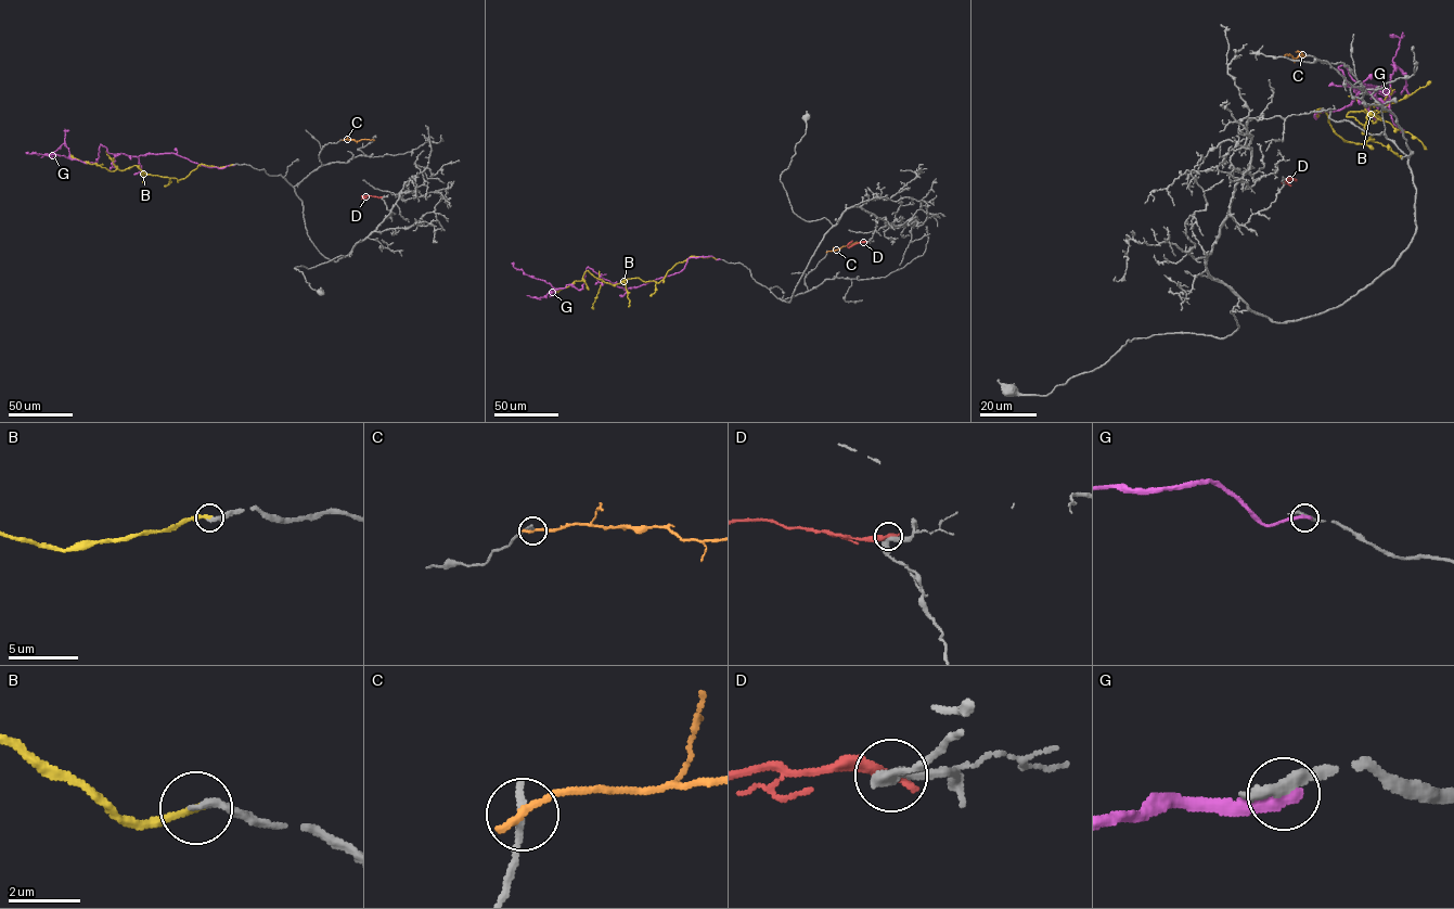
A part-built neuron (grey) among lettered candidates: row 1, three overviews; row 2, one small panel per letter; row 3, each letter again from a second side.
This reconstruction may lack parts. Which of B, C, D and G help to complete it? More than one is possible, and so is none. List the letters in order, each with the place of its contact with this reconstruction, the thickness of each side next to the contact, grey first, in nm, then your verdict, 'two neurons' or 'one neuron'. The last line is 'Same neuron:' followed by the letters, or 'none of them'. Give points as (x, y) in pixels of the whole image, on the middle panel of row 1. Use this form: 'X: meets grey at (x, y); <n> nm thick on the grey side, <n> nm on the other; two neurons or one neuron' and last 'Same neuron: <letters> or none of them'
B: meets grey at (719, 258); 280 nm thick on the grey side, 240 nm on the other; one neuron
C: meets grey at (827, 252); 260 nm thick on the grey side, 280 nm on the other; two neurons
D: meets grey at (867, 242); 320 nm thick on the grey side, 320 nm on the other; two neurons
G: meets grey at (720, 259); 380 nm thick on the grey side, 360 nm on the other; two neurons
Same neuron: B

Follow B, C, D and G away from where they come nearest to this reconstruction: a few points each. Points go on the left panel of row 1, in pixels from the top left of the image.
B: (232, 164), (220, 167), (201, 164), (178, 179), (145, 174), (137, 166), (111, 171), (71, 154)
C: (342, 140), (374, 140)
D: (382, 197), (361, 195), (367, 197)
G: (234, 165), (205, 166), (174, 153), (137, 156), (113, 154), (101, 144), (94, 163), (26, 152)

